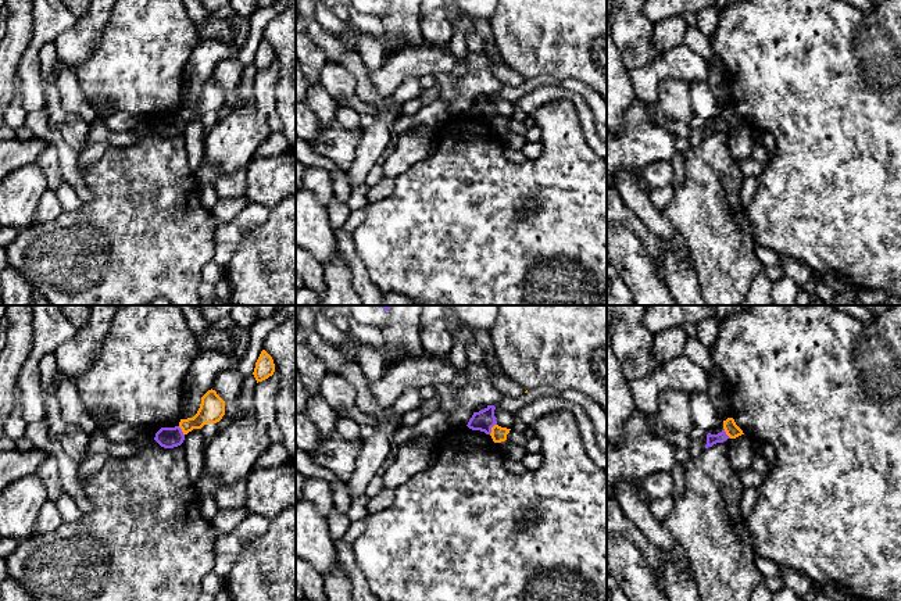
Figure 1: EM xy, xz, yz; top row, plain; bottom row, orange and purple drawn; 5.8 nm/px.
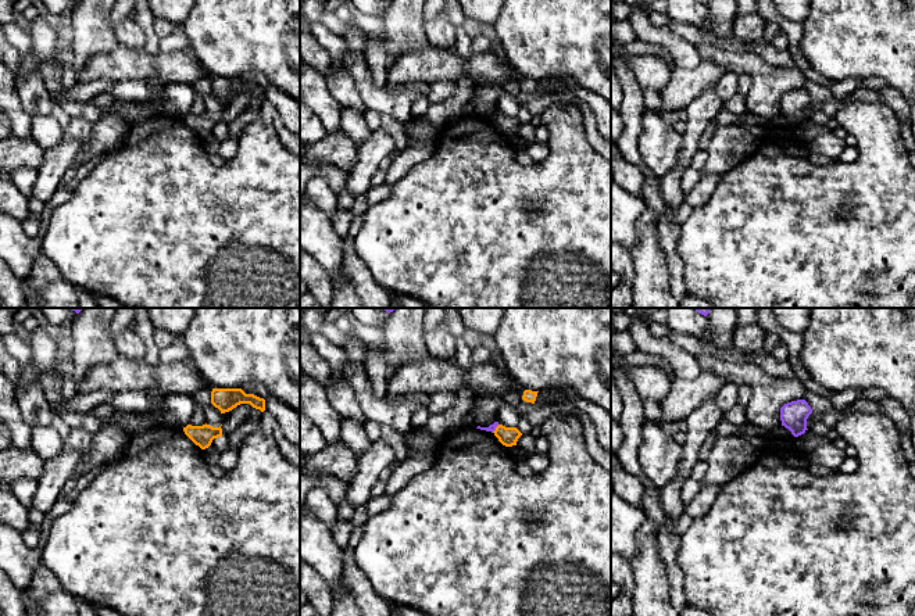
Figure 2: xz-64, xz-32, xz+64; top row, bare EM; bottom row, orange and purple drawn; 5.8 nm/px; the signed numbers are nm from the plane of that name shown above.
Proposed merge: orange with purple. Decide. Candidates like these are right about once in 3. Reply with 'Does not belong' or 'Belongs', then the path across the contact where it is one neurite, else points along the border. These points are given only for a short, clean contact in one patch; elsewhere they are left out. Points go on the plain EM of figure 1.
Does not belong. Boundary: xz (496, 113), (489, 122)

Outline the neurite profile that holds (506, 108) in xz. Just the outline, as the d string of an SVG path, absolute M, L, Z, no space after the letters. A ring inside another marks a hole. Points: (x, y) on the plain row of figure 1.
M496 96L494 105L498 115L512 118L514 111L515 111L514 103Z

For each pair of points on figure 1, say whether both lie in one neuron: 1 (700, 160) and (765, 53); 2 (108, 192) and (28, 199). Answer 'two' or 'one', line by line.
1: two
2: two

